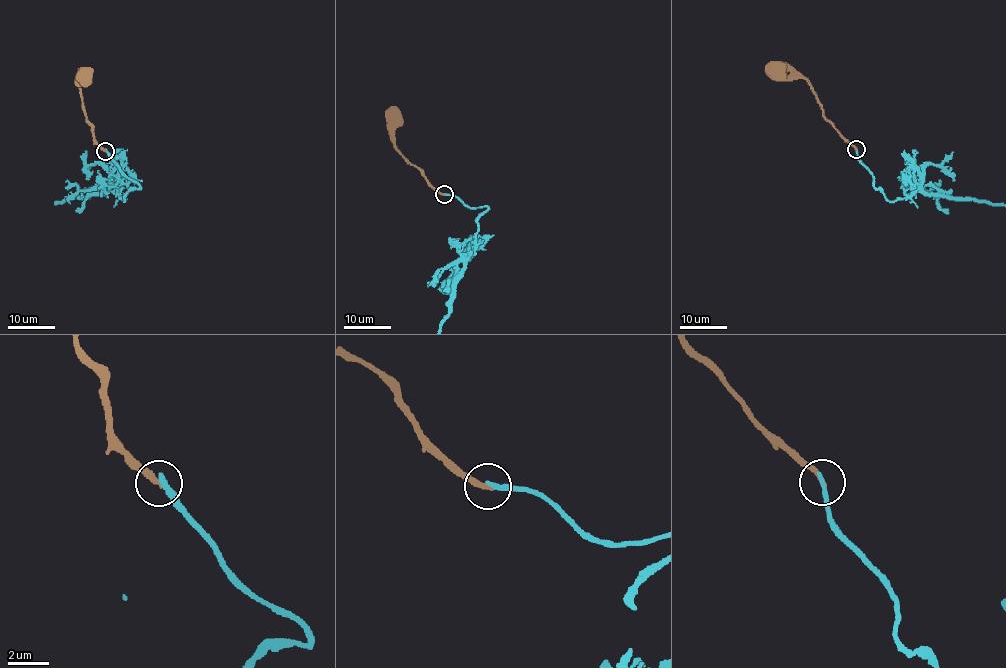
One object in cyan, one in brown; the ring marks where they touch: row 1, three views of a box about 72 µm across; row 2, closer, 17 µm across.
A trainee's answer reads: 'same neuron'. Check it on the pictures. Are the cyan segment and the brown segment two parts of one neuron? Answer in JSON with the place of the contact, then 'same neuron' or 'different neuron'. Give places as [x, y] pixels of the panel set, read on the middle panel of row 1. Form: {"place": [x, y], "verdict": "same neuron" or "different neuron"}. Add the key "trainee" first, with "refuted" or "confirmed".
{"trainee": "refuted", "place": [444, 194], "verdict": "different neuron"}

